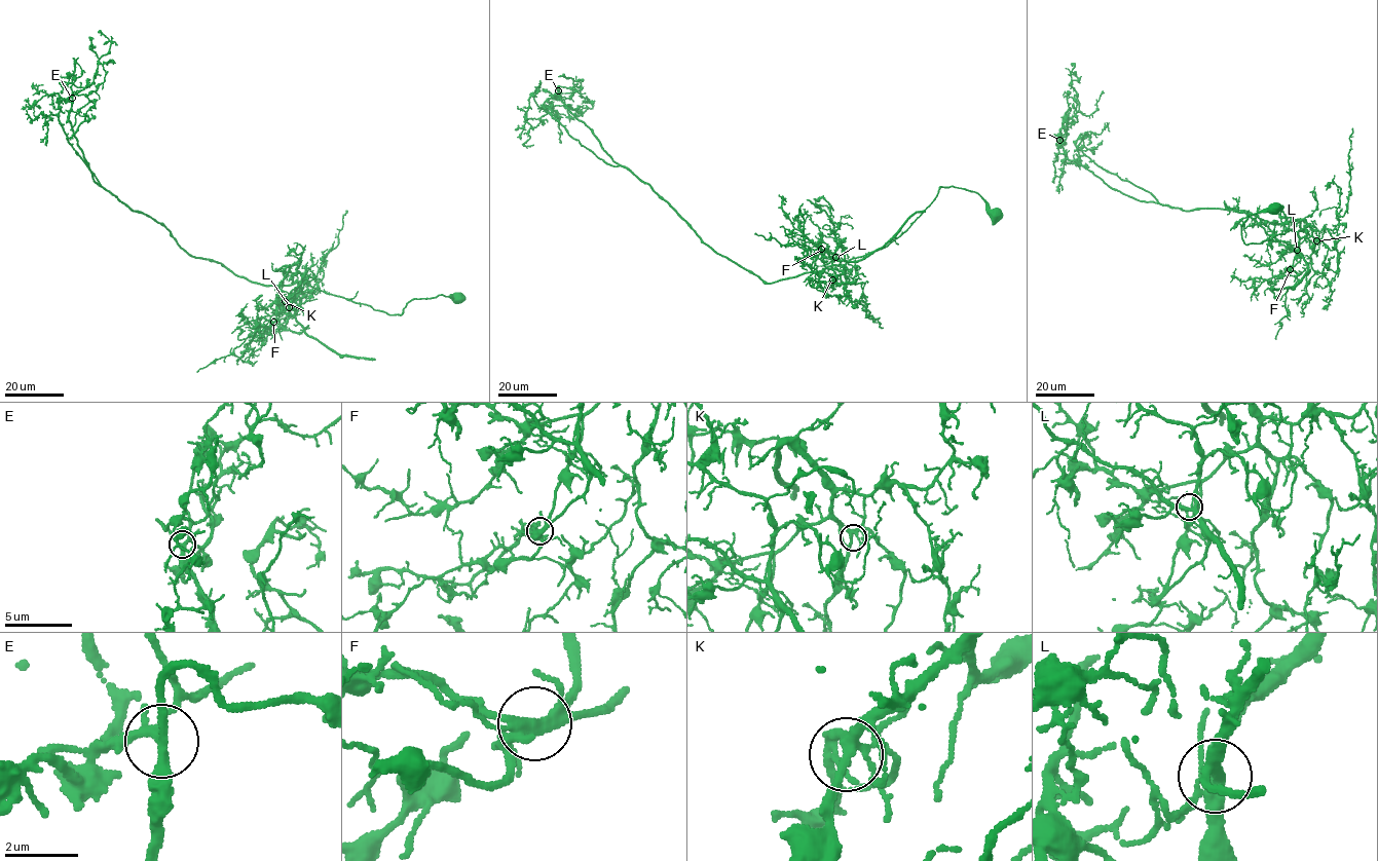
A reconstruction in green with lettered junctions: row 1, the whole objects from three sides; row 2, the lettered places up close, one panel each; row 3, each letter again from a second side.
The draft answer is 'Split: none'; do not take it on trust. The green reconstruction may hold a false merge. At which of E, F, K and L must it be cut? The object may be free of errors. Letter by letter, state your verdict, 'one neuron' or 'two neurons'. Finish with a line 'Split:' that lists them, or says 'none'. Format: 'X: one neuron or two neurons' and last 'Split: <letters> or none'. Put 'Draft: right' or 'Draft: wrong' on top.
Draft: wrong
E: one neuron
F: two neurons
K: one neuron
L: one neuron
Split: F

